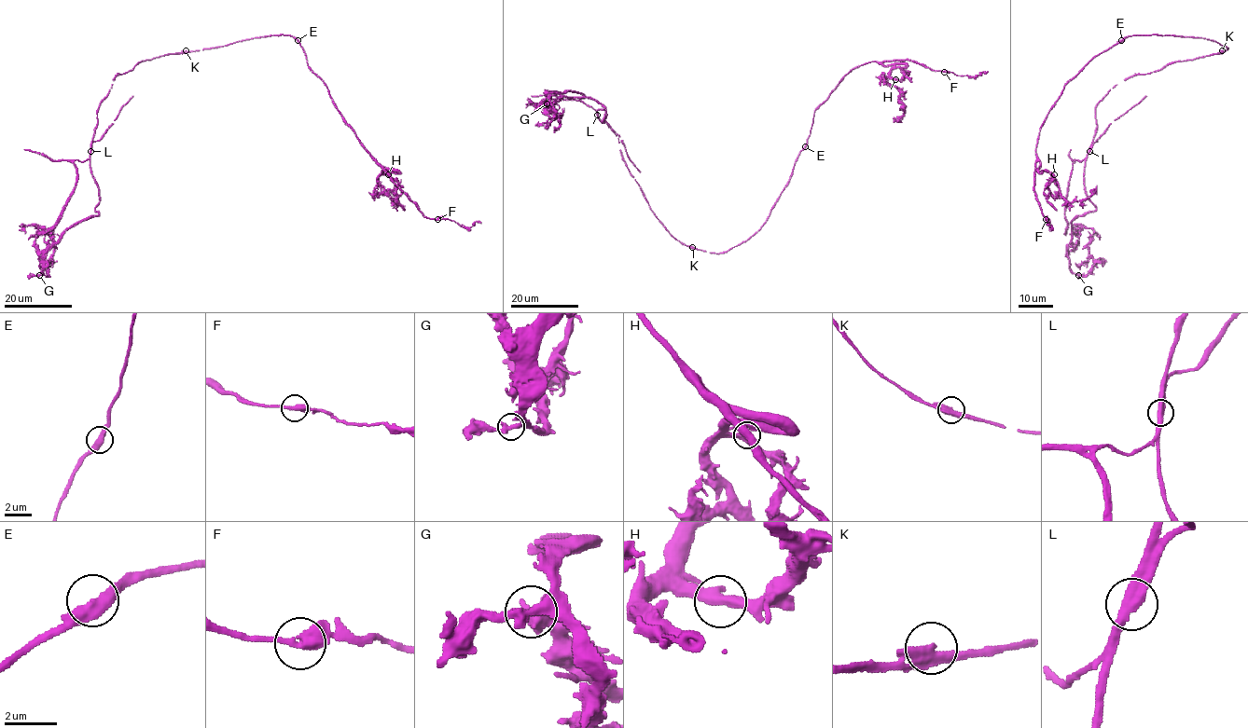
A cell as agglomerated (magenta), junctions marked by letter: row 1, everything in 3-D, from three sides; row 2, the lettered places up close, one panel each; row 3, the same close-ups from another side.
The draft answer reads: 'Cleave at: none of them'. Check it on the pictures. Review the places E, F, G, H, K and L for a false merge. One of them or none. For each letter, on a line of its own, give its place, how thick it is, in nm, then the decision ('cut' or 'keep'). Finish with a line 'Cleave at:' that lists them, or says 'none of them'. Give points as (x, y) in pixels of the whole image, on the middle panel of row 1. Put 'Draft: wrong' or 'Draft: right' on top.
Draft: wrong
E: at (805, 146); 440 nm thick; keep
F: at (944, 72); 420 nm thick; keep
G: at (547, 103); 440 nm thick; keep
H: at (895, 79); 420 nm thick; keep
K: at (692, 247); 460 nm thick; keep
L: at (597, 115); 440 nm thick; cut
Cleave at: L

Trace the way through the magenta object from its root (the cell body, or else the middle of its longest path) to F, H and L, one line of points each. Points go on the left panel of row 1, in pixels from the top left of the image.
F: (203, 49), (251, 38), (293, 36), (364, 148), (425, 216), (437, 219)
H: (203, 49), (251, 38), (293, 36), (361, 145), (379, 164), (398, 172), (383, 171), (388, 174)
L: (203, 49), (168, 53), (146, 60), (128, 72), (119, 74), (98, 108), (90, 151)

